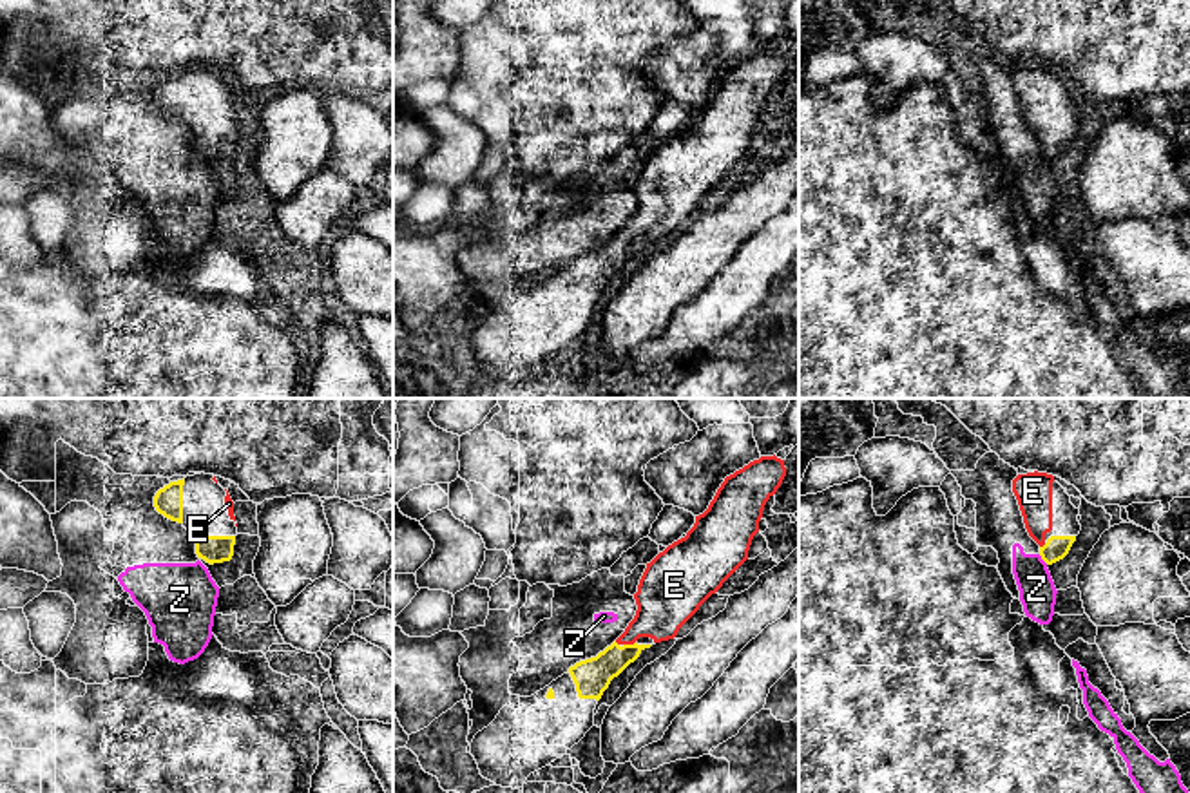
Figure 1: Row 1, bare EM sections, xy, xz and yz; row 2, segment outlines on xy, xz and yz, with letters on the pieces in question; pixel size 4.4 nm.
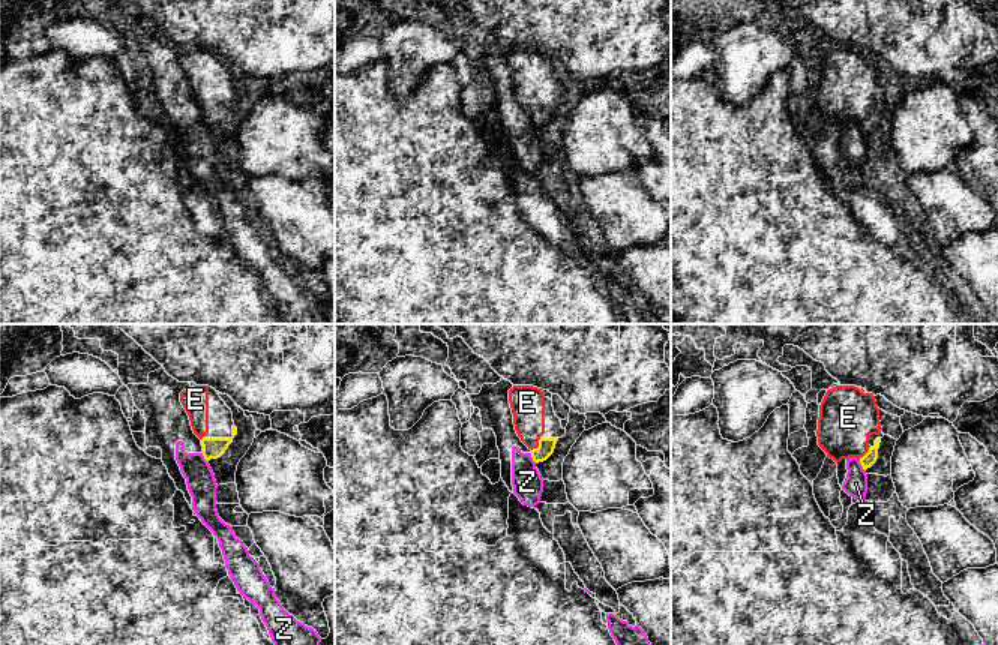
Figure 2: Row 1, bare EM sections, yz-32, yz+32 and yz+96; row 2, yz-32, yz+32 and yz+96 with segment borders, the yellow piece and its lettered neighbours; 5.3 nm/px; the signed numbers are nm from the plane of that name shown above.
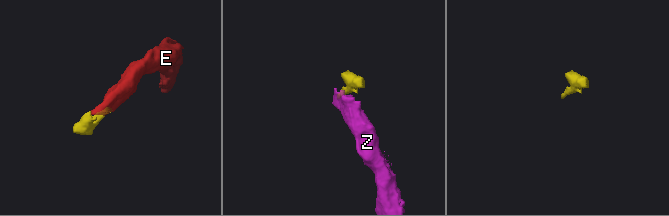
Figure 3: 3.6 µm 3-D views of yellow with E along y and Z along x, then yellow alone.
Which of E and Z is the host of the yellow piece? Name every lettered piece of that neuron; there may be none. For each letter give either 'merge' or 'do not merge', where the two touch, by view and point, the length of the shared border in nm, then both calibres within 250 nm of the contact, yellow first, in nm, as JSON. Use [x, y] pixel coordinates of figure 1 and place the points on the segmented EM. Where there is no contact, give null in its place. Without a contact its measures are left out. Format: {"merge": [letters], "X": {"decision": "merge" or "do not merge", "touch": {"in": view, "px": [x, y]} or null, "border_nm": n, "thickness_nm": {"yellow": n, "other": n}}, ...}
{"merge": ["E"], "E": {"decision": "merge", "touch": {"in": "xz", "px": [629, 645]}, "border_nm": 60, "thickness_nm": {"yellow": 160, "other": 260}}, "Z": {"decision": "do not merge", "touch": {"in": "yz", "px": [1044, 560]}, "border_nm": 60, "thickness_nm": {"yellow": 110, "other": 160}}}

